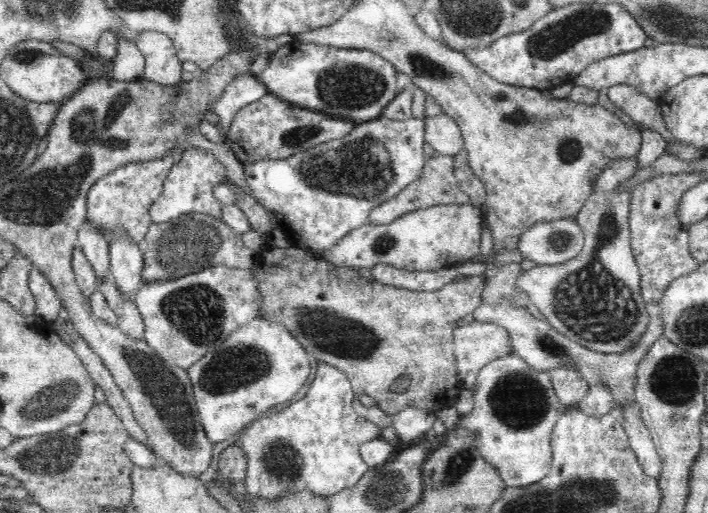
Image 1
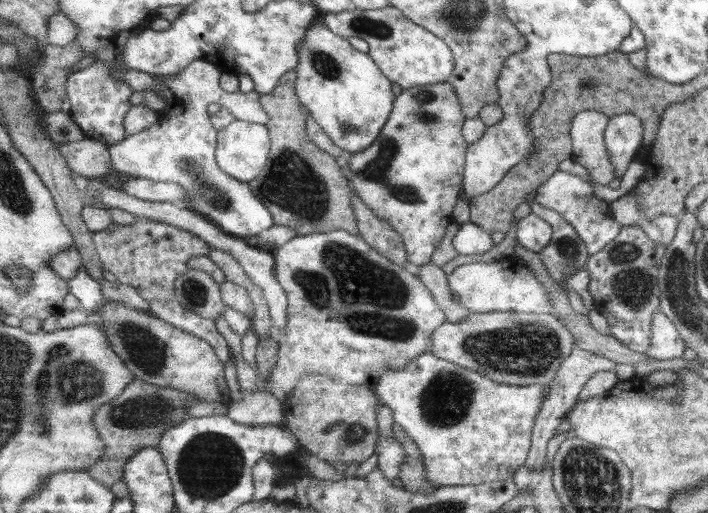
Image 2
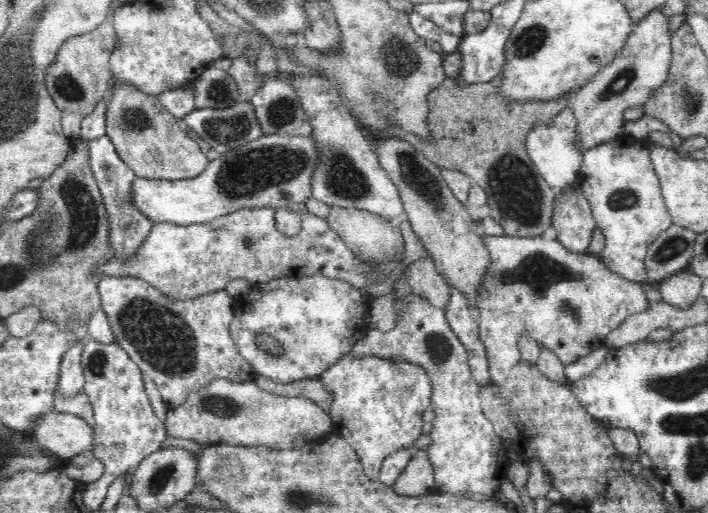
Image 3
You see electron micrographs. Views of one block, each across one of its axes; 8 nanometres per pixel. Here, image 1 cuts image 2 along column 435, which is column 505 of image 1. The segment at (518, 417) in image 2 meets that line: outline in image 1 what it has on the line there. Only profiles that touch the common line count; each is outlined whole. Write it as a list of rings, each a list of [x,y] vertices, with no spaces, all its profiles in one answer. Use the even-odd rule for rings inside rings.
[[[512,354],[483,366],[471,388],[473,409],[461,416],[457,426],[476,433],[475,446],[482,458],[496,467],[507,486],[530,486],[542,480],[550,470],[552,431],[564,411],[551,380],[551,371],[534,370]]]

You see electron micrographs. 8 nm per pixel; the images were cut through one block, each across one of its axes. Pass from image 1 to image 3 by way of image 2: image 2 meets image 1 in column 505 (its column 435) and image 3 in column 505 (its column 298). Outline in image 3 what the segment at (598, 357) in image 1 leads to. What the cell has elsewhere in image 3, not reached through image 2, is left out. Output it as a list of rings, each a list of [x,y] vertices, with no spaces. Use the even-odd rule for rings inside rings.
[[[485,235],[482,241],[490,253],[490,264],[482,277],[481,287],[477,290],[478,310],[475,317],[494,383],[505,383],[512,368],[521,365],[518,340],[524,336],[524,332],[539,345],[554,352],[566,366],[603,344],[606,336],[616,330],[625,318],[645,312],[649,308],[649,301],[644,293],[646,286],[612,272],[601,261],[600,256],[570,252],[557,239]]]

